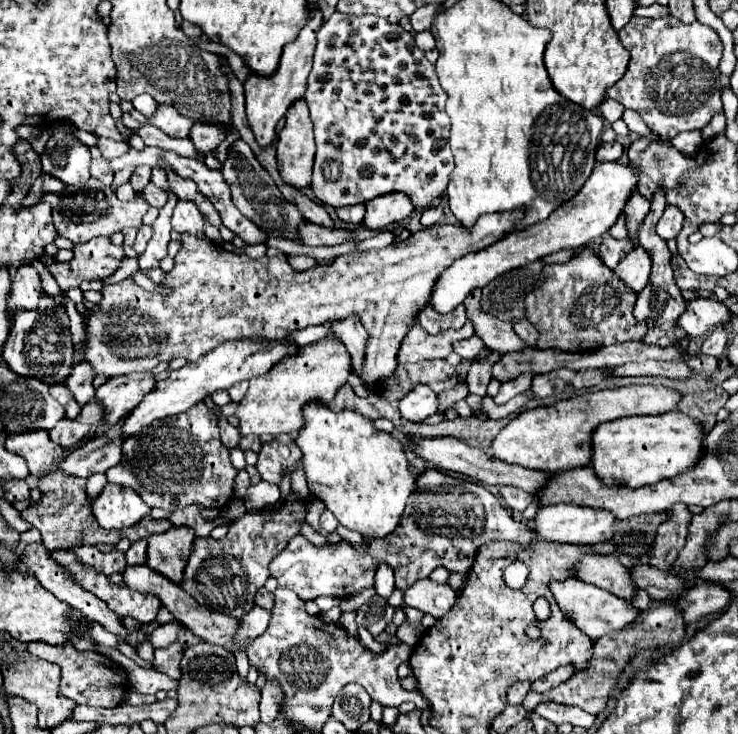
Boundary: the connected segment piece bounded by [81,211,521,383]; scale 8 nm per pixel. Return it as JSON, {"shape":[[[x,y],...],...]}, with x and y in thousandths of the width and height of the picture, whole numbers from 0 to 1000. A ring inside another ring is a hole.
{"shape":[[[692,287],[692,290],[679,290],[679,293],[652,293],[652,298],[644,304],[644,309],[638,315],[630,315],[625,307],[595,307],[595,309],[584,309],[579,315],[568,315],[568,317],[560,317],[551,328],[543,328],[538,334],[527,334],[522,339],[500,339],[500,342],[492,342],[492,345],[473,345],[473,347],[462,347],[462,350],[454,350],[449,358],[438,358],[438,361],[430,361],[430,364],[421,364],[416,369],[400,369],[394,366],[394,361],[389,358],[389,350],[386,347],[373,347],[373,350],[354,350],[354,353],[340,353],[335,347],[324,347],[324,345],[313,345],[313,342],[305,342],[299,339],[297,334],[291,334],[289,328],[283,326],[270,326],[270,323],[259,323],[259,320],[248,320],[245,323],[245,342],[240,345],[237,350],[237,361],[229,372],[224,372],[221,383],[215,386],[218,391],[229,394],[232,399],[210,399],[210,396],[196,396],[191,394],[178,377],[164,383],[164,386],[156,386],[156,388],[140,388],[137,394],[137,413],[131,413],[131,424],[118,424],[115,435],[112,435],[112,443],[115,443],[115,459],[118,465],[112,467],[112,489],[115,495],[123,497],[126,508],[131,511],[142,511],[145,516],[153,516],[156,511],[178,511],[178,508],[186,508],[186,505],[205,505],[210,497],[215,497],[218,492],[229,492],[232,486],[248,486],[251,492],[267,492],[272,484],[283,481],[286,475],[291,475],[294,470],[299,470],[302,465],[308,462],[327,462],[327,459],[348,459],[348,462],[381,462],[386,456],[392,456],[394,451],[402,451],[402,448],[413,448],[419,443],[440,443],[446,446],[449,437],[454,435],[467,435],[467,432],[476,432],[476,429],[486,429],[489,432],[489,440],[495,443],[497,454],[500,454],[500,462],[497,462],[497,470],[495,470],[495,495],[492,495],[492,516],[495,522],[503,522],[511,516],[524,516],[524,511],[533,511],[533,505],[538,503],[538,478],[543,473],[543,465],[549,462],[549,456],[554,454],[554,448],[562,443],[562,435],[565,435],[565,424],[570,424],[570,418],[576,418],[584,396],[587,396],[587,388],[592,383],[592,377],[598,375],[598,369],[603,364],[608,364],[614,356],[619,356],[622,350],[630,350],[641,342],[652,342],[657,337],[663,337],[665,331],[682,326],[687,317],[695,315],[701,298],[706,298],[706,287]]]}

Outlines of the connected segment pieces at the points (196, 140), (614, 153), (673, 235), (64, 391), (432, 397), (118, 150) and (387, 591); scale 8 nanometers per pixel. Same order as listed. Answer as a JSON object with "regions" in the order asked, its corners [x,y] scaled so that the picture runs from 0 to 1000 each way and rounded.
{"regions":[[[[264,168],[256,178],[256,189],[262,189],[262,198],[267,200],[267,206],[272,206],[272,211],[280,211],[305,189],[305,181],[308,181],[305,173],[283,170],[283,168]]],[[[820,195],[809,203],[809,219],[836,219],[844,211],[844,198]]],[[[901,282],[901,290],[893,298],[888,315],[890,315],[890,320],[896,326],[907,328],[907,326],[917,326],[923,309],[925,309],[925,293],[923,293],[923,287],[917,287],[917,282]]],[[[72,525],[72,527],[69,527],[69,538],[72,538],[72,541],[91,557],[91,563],[93,563],[96,557],[104,557],[102,544],[99,544],[96,533],[93,533],[88,525]]],[[[565,525],[541,546],[541,560],[551,574],[573,574],[592,560],[592,535]]],[[[131,187],[131,203],[137,206],[137,211],[142,217],[156,217],[164,214],[167,208],[175,206],[175,200],[164,192],[153,192],[153,189],[142,189],[142,187]]],[[[514,770],[511,772],[511,783],[508,783],[508,805],[519,813],[527,816],[533,808],[535,797],[533,797],[533,775],[527,770]]]]}

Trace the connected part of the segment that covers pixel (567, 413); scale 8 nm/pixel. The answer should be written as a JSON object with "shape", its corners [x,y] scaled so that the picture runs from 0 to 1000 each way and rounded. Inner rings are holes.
{"shape":[[[850,525],[755,546],[747,554],[714,557],[676,587],[665,606],[668,623],[730,642],[793,636],[801,631],[801,590],[809,584],[809,579],[852,565],[907,563],[917,557],[920,546],[923,538],[901,525]]]}

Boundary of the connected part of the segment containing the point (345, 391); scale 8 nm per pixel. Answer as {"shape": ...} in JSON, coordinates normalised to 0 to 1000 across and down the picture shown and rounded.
{"shape":[[[470,522],[467,527],[462,527],[462,533],[457,533],[457,538],[451,541],[451,549],[446,549],[446,557],[451,560],[465,560],[465,557],[478,557],[478,560],[489,560],[495,568],[500,571],[514,571],[514,560],[508,557],[505,549],[500,549],[500,544],[486,544],[476,525]]]}

